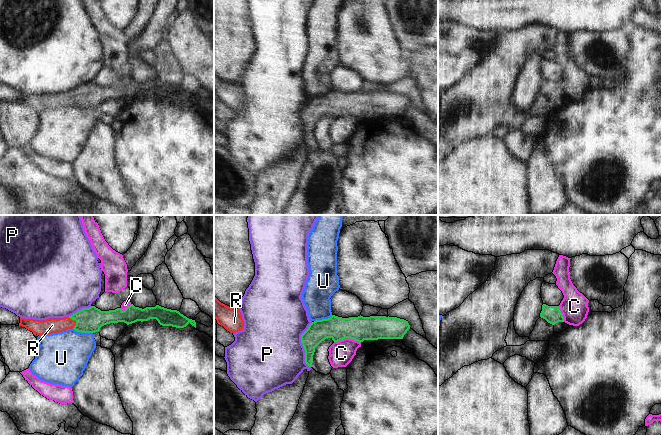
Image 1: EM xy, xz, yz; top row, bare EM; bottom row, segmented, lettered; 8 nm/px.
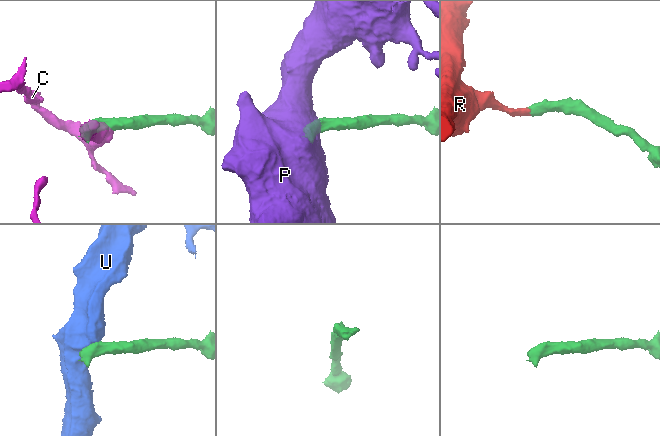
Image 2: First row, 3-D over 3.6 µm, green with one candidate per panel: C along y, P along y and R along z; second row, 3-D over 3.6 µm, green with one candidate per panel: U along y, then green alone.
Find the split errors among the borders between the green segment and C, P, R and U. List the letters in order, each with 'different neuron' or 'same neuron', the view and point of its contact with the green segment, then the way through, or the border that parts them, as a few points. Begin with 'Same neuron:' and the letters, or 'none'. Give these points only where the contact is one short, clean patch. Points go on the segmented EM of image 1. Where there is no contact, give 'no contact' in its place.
Same neuron: R
C: different neuron; contact xz (347, 337); border xz (334, 341), (352, 338), (360, 343)
P: different neuron; contact xz (302, 344); border xz (311, 323), (301, 335), (304, 362), (309, 367)
R: same neuron; contact xy (75, 320); way xy (88, 320), (75, 320), (52, 325)
U: different neuron; contact xy (83, 332); border xy (73, 328), (79, 332), (92, 333)

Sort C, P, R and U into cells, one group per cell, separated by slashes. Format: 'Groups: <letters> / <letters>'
Groups: C / P / R / U.

